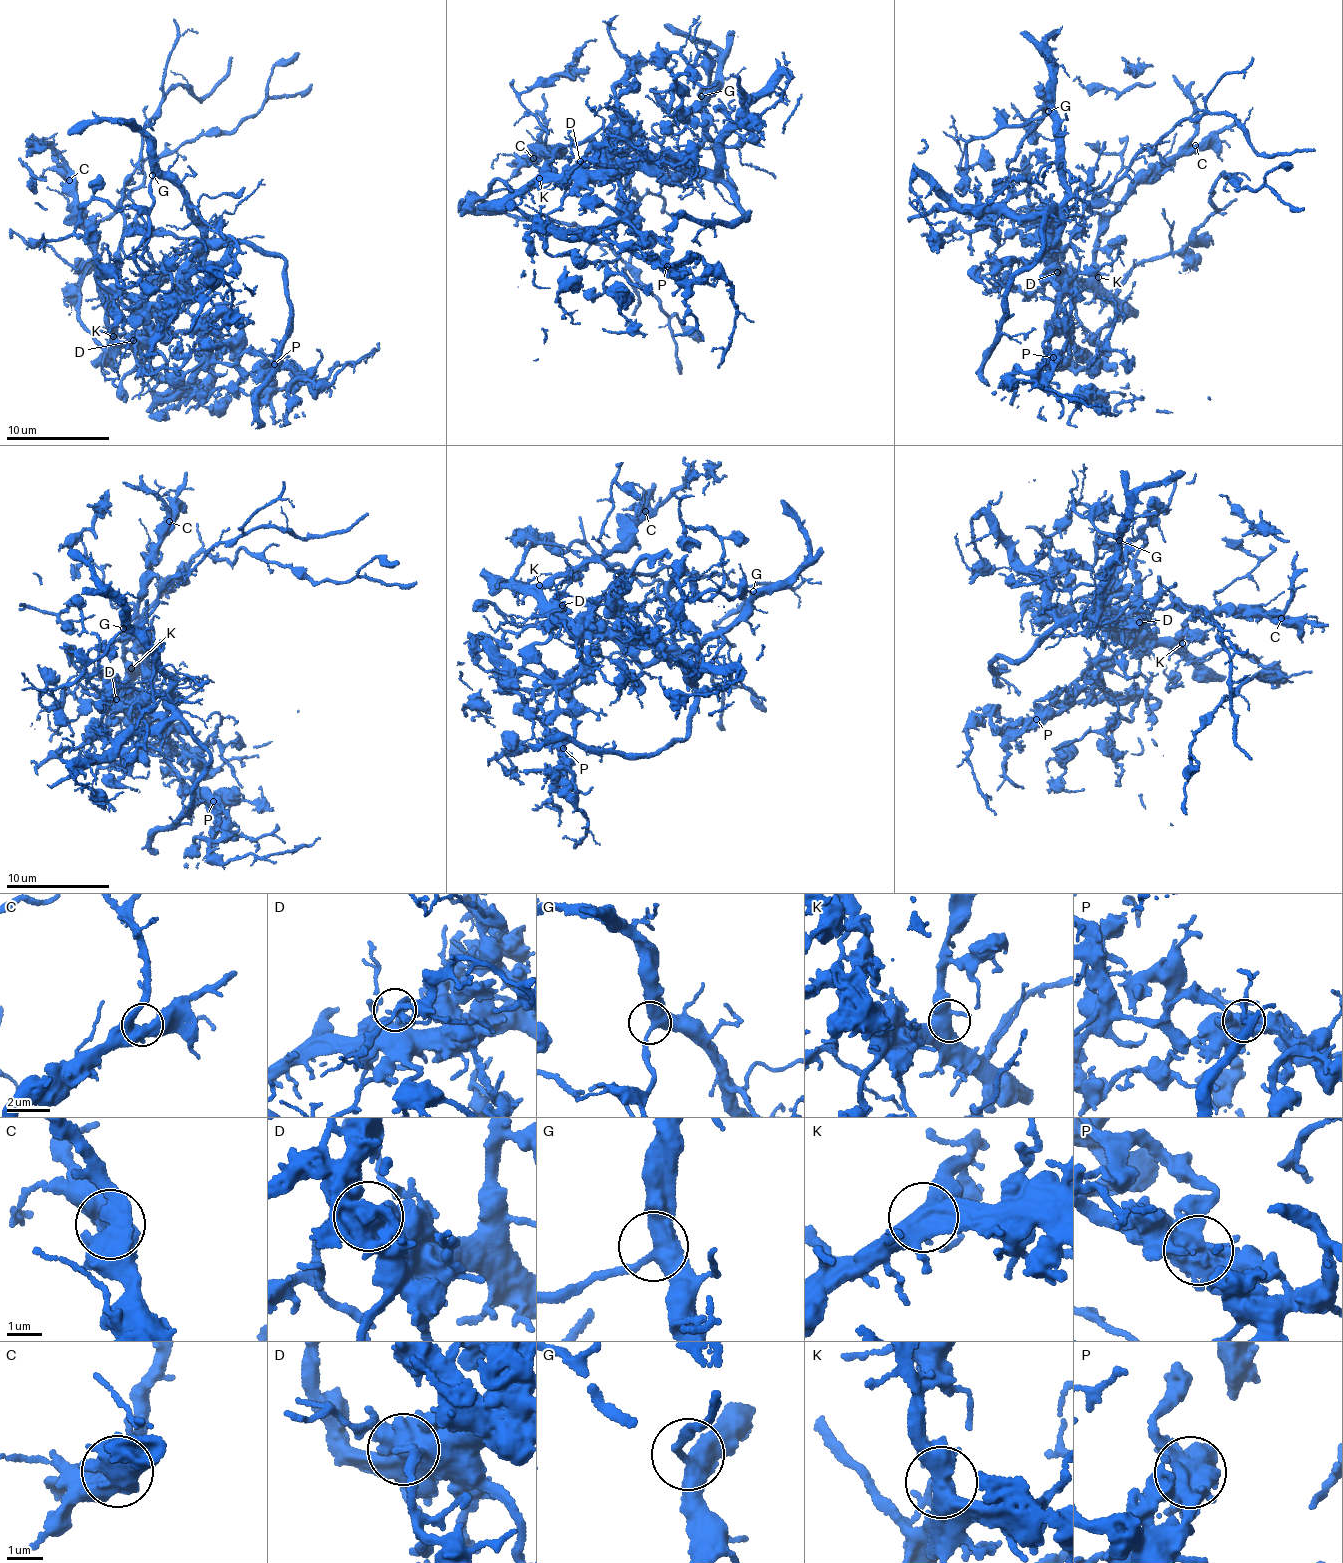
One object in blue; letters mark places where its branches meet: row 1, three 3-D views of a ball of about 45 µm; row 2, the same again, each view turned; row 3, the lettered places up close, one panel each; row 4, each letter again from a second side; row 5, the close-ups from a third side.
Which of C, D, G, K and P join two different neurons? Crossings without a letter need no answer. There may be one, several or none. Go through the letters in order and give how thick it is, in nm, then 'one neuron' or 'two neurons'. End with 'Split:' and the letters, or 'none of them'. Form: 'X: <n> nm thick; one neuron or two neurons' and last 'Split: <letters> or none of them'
C: 550 nm thick; one neuron
D: 240 nm thick; one neuron
G: 400 nm thick; one neuron
K: 480 nm thick; one neuron
P: 750 nm thick; two neurons
Split: P

